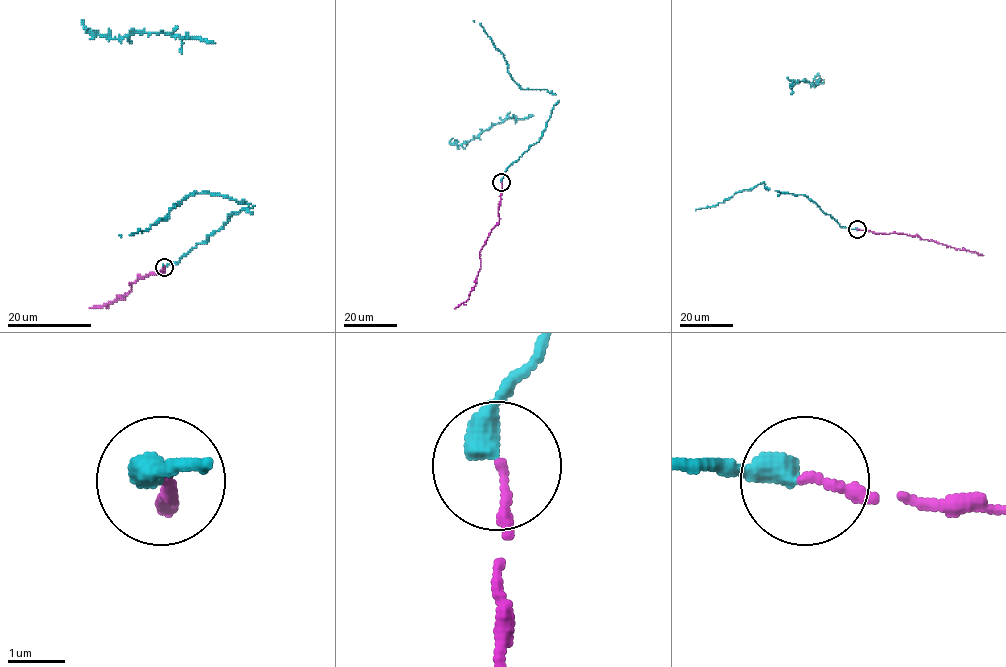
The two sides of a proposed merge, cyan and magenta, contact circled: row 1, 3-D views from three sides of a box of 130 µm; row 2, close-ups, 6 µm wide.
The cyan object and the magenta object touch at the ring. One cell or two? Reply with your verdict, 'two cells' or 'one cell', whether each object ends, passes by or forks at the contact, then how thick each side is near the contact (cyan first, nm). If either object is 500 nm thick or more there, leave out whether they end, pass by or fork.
one cell; cyan ends; magenta ends; calibres 440 and 160 nm

